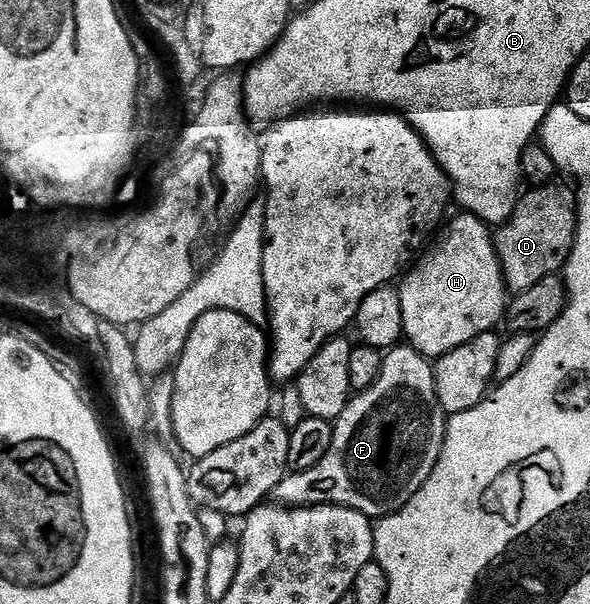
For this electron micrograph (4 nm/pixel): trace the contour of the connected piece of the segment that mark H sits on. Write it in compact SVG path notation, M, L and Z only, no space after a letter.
M468 214L460 215L453 221L450 219L444 225L443 231L436 237L437 245L435 245L435 240L432 247L420 257L421 264L420 260L414 263L404 273L399 284L401 305L403 306L403 326L405 327L404 339L417 352L422 352L423 355L430 358L447 354L451 350L471 342L471 338L479 338L479 334L494 331L498 327L496 324L500 320L502 323L507 312L505 275L501 269L494 233L491 231L490 225L479 217Z

